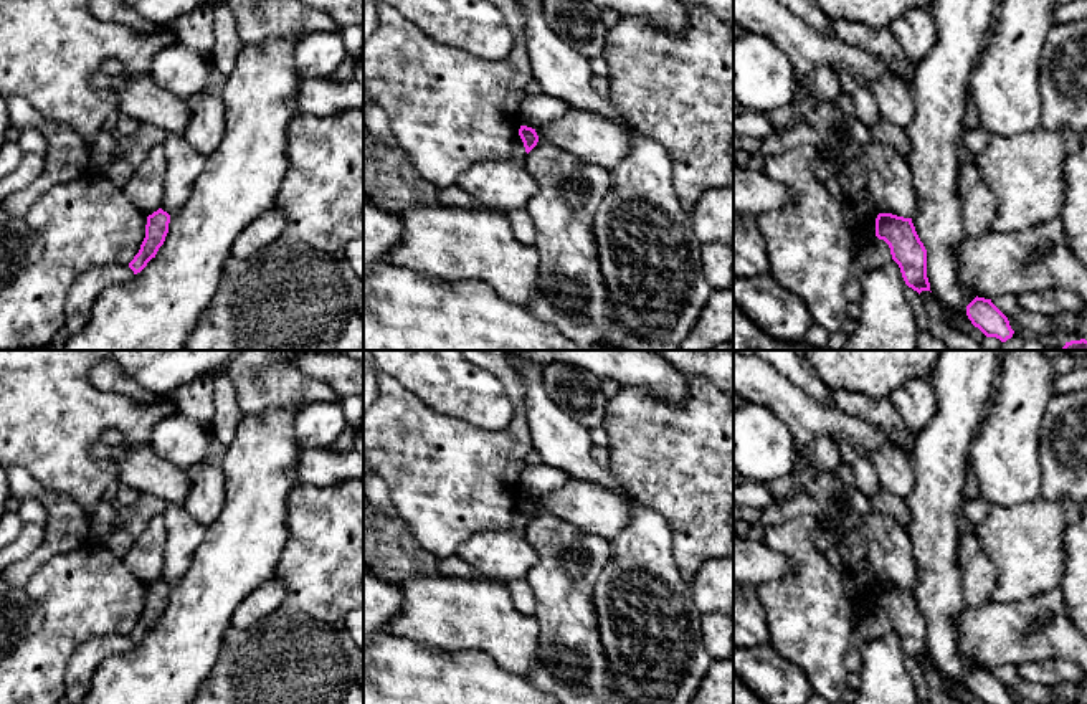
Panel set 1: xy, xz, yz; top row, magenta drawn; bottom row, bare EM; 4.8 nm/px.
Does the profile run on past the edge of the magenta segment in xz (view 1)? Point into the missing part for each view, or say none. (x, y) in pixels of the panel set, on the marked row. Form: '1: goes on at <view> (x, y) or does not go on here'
1: does not go on here

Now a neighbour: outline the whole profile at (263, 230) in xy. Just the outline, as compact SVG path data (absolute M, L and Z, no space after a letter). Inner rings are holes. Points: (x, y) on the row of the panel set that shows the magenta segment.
M276 207L256 216L243 228L231 245L231 254L236 259L249 259L269 246L284 228L284 215Z

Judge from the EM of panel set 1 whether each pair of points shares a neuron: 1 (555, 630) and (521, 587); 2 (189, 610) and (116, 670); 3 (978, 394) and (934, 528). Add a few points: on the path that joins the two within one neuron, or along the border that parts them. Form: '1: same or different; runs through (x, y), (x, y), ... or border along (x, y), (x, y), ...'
1: different; border along (526, 579), (534, 597), (534, 613)
2: same; runs through (174, 630), (136, 668)
3: same; runs through (954, 427), (939, 453), (937, 494)

